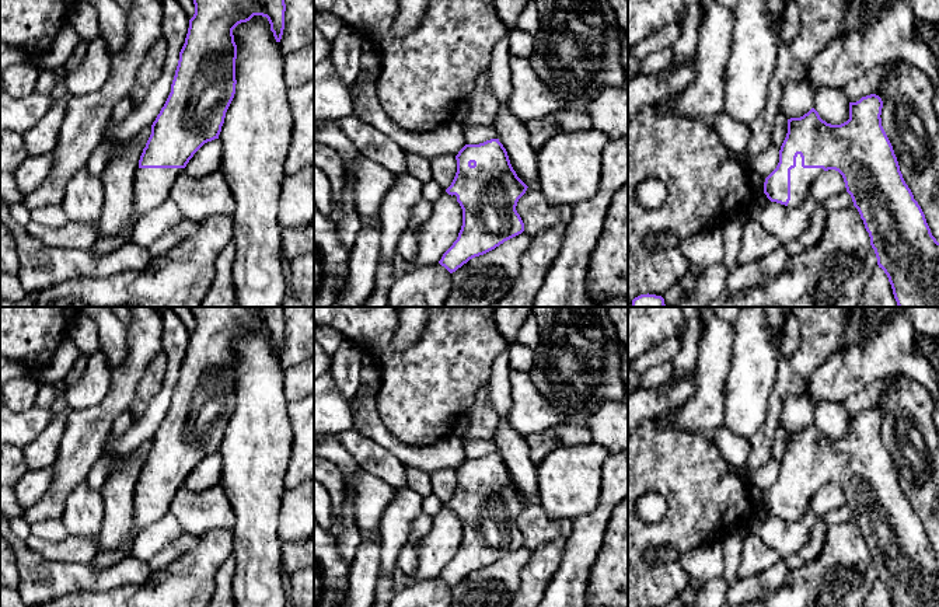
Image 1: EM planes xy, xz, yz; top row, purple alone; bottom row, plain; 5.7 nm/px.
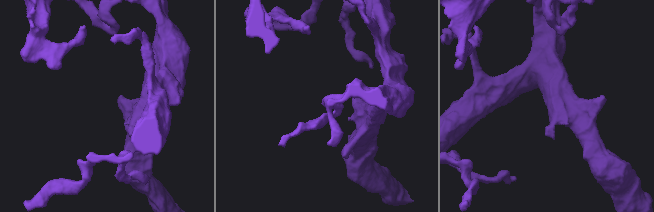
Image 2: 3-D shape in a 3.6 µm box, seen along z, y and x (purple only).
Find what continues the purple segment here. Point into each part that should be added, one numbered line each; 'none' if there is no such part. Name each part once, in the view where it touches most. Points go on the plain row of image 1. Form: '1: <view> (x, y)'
1: yz (802, 492)

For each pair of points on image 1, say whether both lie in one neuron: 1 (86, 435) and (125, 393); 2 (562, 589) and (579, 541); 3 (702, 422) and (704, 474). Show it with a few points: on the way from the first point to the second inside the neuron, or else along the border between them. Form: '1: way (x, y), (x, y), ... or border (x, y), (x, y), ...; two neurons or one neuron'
1: way (93, 425), (115, 403); one neuron
2: way (566, 578), (575, 569), (579, 553); one neuron
3: border (670, 425), (711, 436); two neurons

